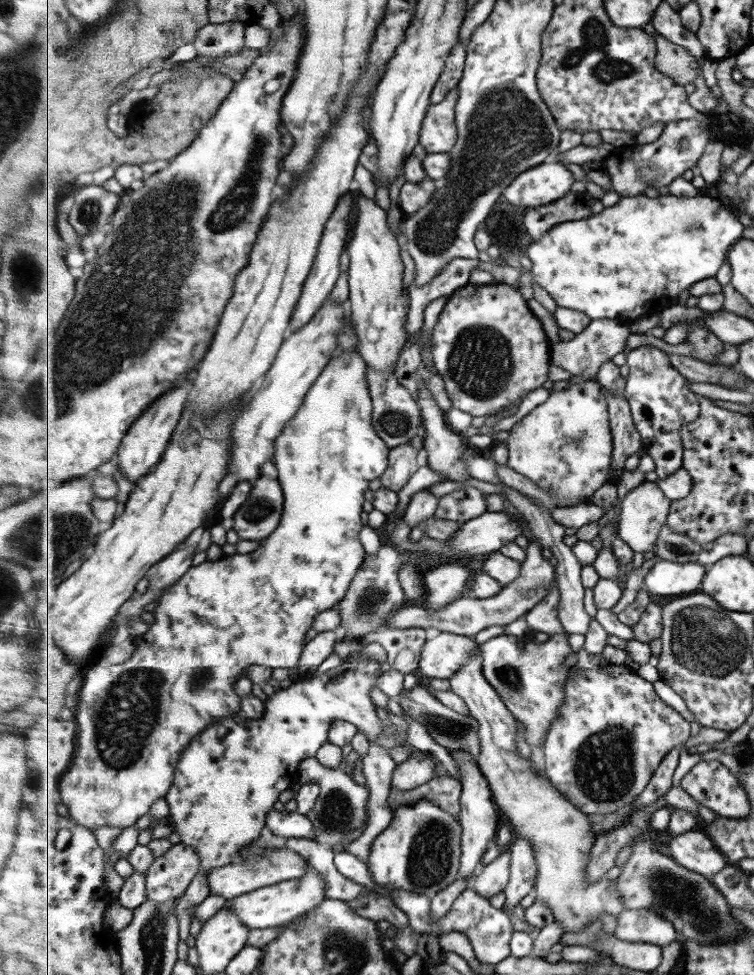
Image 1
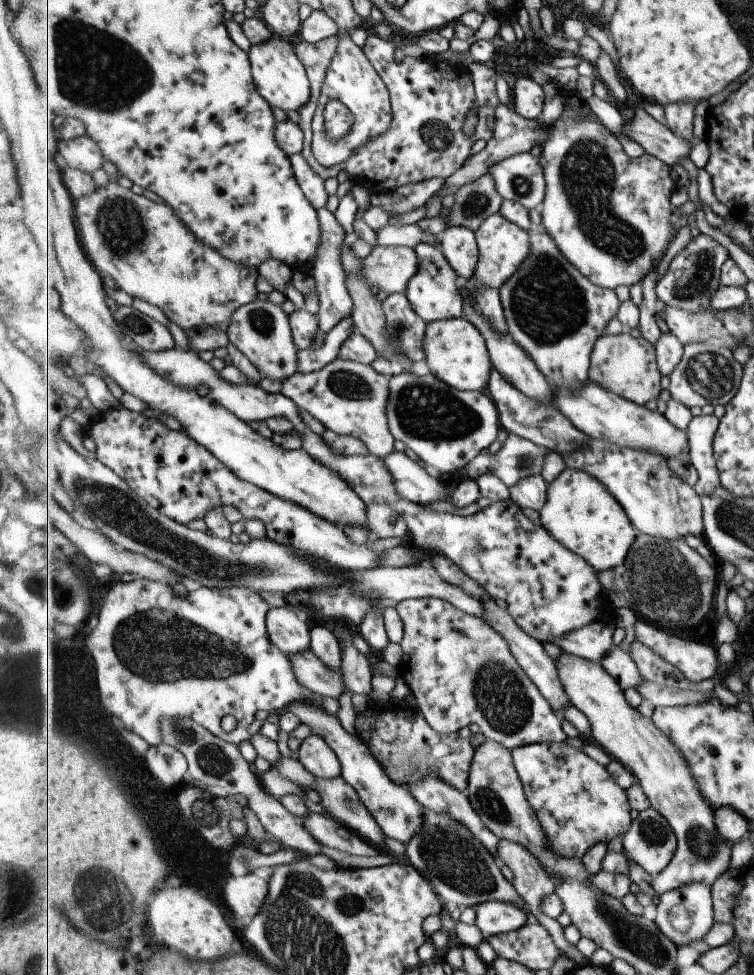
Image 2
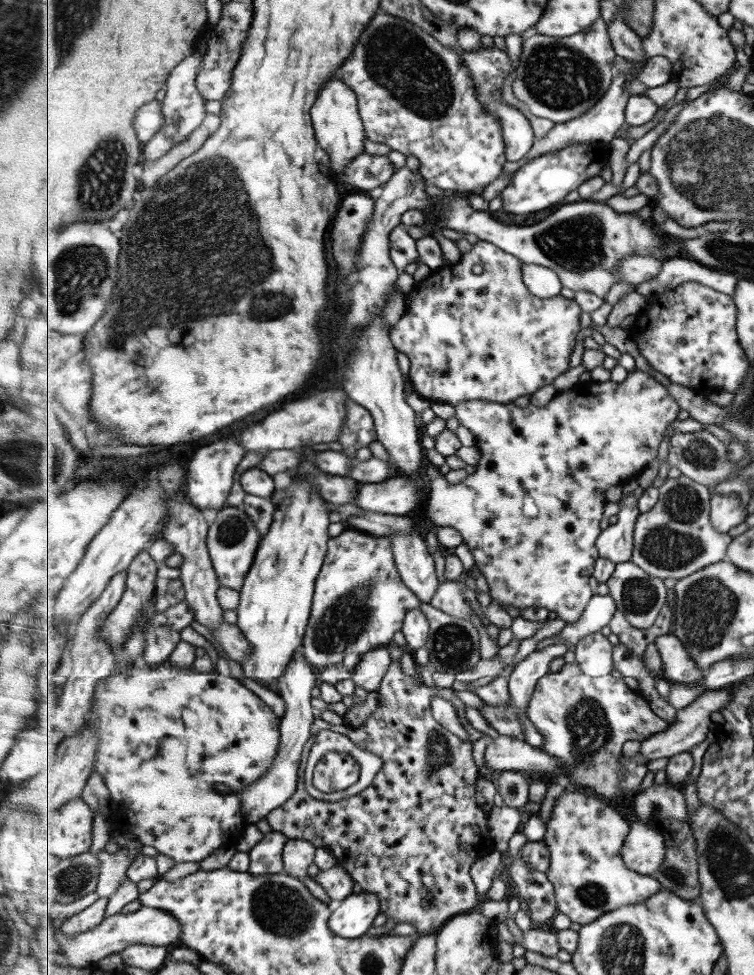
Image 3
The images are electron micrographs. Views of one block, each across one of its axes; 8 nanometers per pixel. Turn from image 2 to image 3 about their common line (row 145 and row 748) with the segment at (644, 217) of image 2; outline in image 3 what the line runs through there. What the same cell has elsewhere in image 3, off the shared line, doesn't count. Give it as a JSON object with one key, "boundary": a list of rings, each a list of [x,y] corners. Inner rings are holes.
{"boundary":[[[578,662],[567,663],[555,672],[538,680],[526,715],[545,736],[543,749],[561,759],[567,769],[577,769],[571,782],[584,788],[593,788],[608,800],[621,798],[627,769],[621,766],[623,744],[627,740],[643,742],[669,728],[670,723],[657,716],[649,702],[623,681],[607,674],[591,677],[581,671]]]}

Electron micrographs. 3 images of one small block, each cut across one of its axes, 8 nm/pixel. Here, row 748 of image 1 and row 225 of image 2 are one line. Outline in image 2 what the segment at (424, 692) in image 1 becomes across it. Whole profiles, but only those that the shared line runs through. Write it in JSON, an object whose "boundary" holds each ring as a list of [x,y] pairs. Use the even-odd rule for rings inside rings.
{"boundary":[[[487,173],[455,195],[446,228],[462,226],[477,232],[485,220],[500,212],[504,199],[493,175]]]}

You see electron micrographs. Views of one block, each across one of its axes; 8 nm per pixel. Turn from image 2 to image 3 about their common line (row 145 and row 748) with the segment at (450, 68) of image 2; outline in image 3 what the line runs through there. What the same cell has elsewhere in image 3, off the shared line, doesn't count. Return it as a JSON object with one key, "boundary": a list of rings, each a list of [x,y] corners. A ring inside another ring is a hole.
{"boundary":[[[393,661],[387,671],[379,694],[377,708],[369,714],[359,726],[351,728],[345,723],[332,725],[321,718],[311,723],[311,738],[303,748],[303,758],[299,762],[301,780],[295,794],[283,806],[276,808],[266,816],[271,830],[283,832],[288,841],[305,840],[317,849],[329,848],[338,858],[340,867],[345,868],[353,880],[363,891],[373,892],[381,900],[381,912],[389,920],[409,922],[419,934],[425,935],[438,932],[448,920],[454,916],[479,908],[484,897],[477,891],[471,876],[471,868],[477,860],[495,852],[495,840],[489,832],[490,816],[477,802],[477,780],[479,768],[473,758],[473,748],[479,738],[485,738],[473,724],[469,722],[469,708],[456,690],[451,687],[430,687],[423,684],[419,675],[409,675],[401,667],[401,661]],[[439,696],[454,703],[461,724],[469,731],[469,740],[463,740],[451,733],[442,724],[434,720],[431,712],[431,701]],[[329,729],[340,732],[355,741],[357,745],[383,757],[383,768],[379,770],[371,786],[355,796],[343,800],[317,800],[308,793],[304,778],[308,760],[316,736],[320,730]],[[431,874],[435,884],[427,888],[423,884],[423,876]]]}

